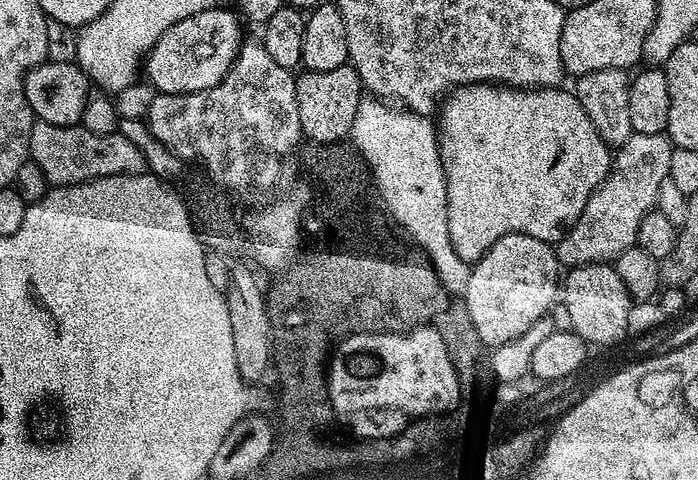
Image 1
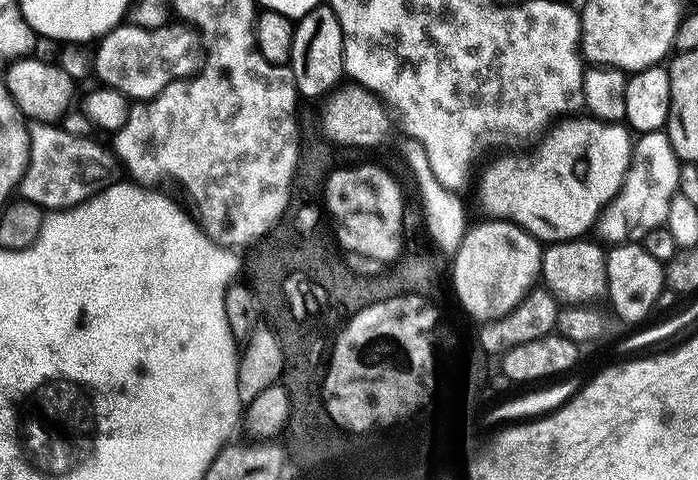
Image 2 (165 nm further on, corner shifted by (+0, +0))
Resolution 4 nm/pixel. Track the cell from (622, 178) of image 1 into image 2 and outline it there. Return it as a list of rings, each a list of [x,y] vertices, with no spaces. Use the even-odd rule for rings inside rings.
[[[667,131],[641,133],[633,143],[632,165],[618,195],[607,205],[596,223],[596,230],[607,243],[625,243],[650,229],[661,227],[668,219],[670,202],[679,193],[682,162],[673,150]]]

